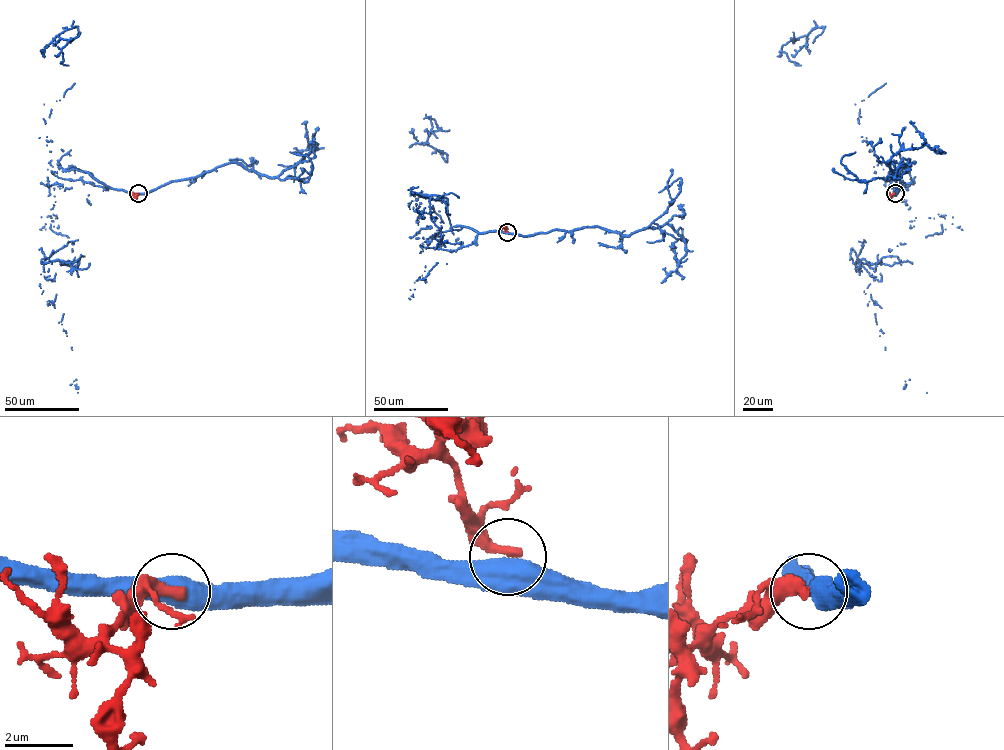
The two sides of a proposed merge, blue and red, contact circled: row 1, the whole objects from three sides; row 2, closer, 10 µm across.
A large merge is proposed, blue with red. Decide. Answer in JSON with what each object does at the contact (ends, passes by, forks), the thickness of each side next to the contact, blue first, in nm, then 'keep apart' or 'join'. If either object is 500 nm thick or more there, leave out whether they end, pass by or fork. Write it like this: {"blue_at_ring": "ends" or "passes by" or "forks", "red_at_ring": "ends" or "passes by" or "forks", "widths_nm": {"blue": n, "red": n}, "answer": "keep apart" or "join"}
{"widths_nm": {"blue": 600, "red": 380}, "answer": "keep apart"}

